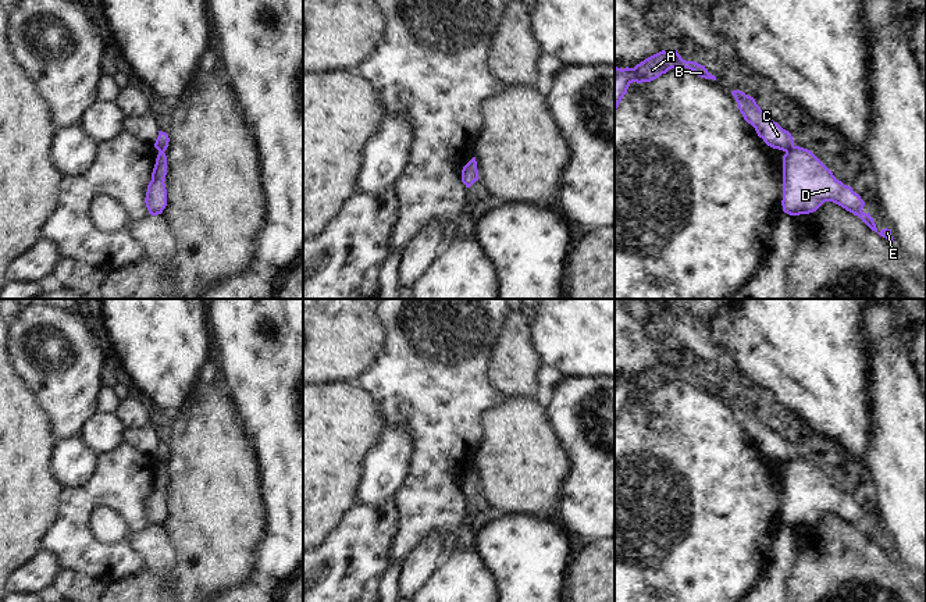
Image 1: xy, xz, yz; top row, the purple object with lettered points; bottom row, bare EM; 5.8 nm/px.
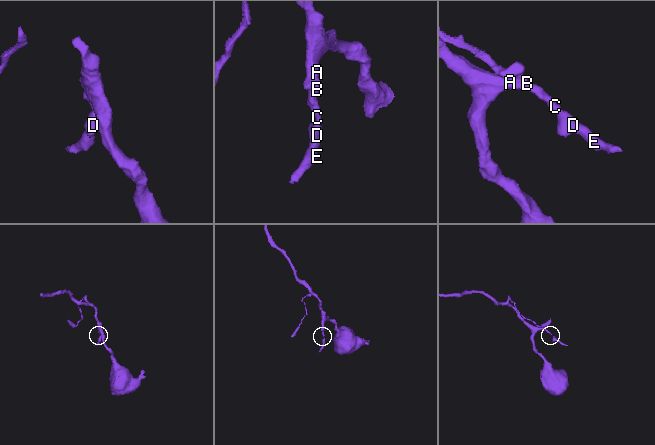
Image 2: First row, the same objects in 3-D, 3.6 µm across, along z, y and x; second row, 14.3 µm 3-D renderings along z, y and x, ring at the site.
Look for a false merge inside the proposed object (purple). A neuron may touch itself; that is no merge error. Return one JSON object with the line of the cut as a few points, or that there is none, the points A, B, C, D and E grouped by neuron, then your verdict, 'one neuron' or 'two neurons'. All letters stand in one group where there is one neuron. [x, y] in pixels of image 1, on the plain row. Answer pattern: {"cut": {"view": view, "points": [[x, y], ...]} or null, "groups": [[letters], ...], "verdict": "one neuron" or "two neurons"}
{"cut": {"view": "yz", "points": [[794, 458], [786, 463]]}, "groups": [["A", "B", "C"], ["D", "E"]], "verdict": "two neurons"}

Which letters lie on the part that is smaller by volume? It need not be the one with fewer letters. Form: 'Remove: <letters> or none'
Remove: D, E

